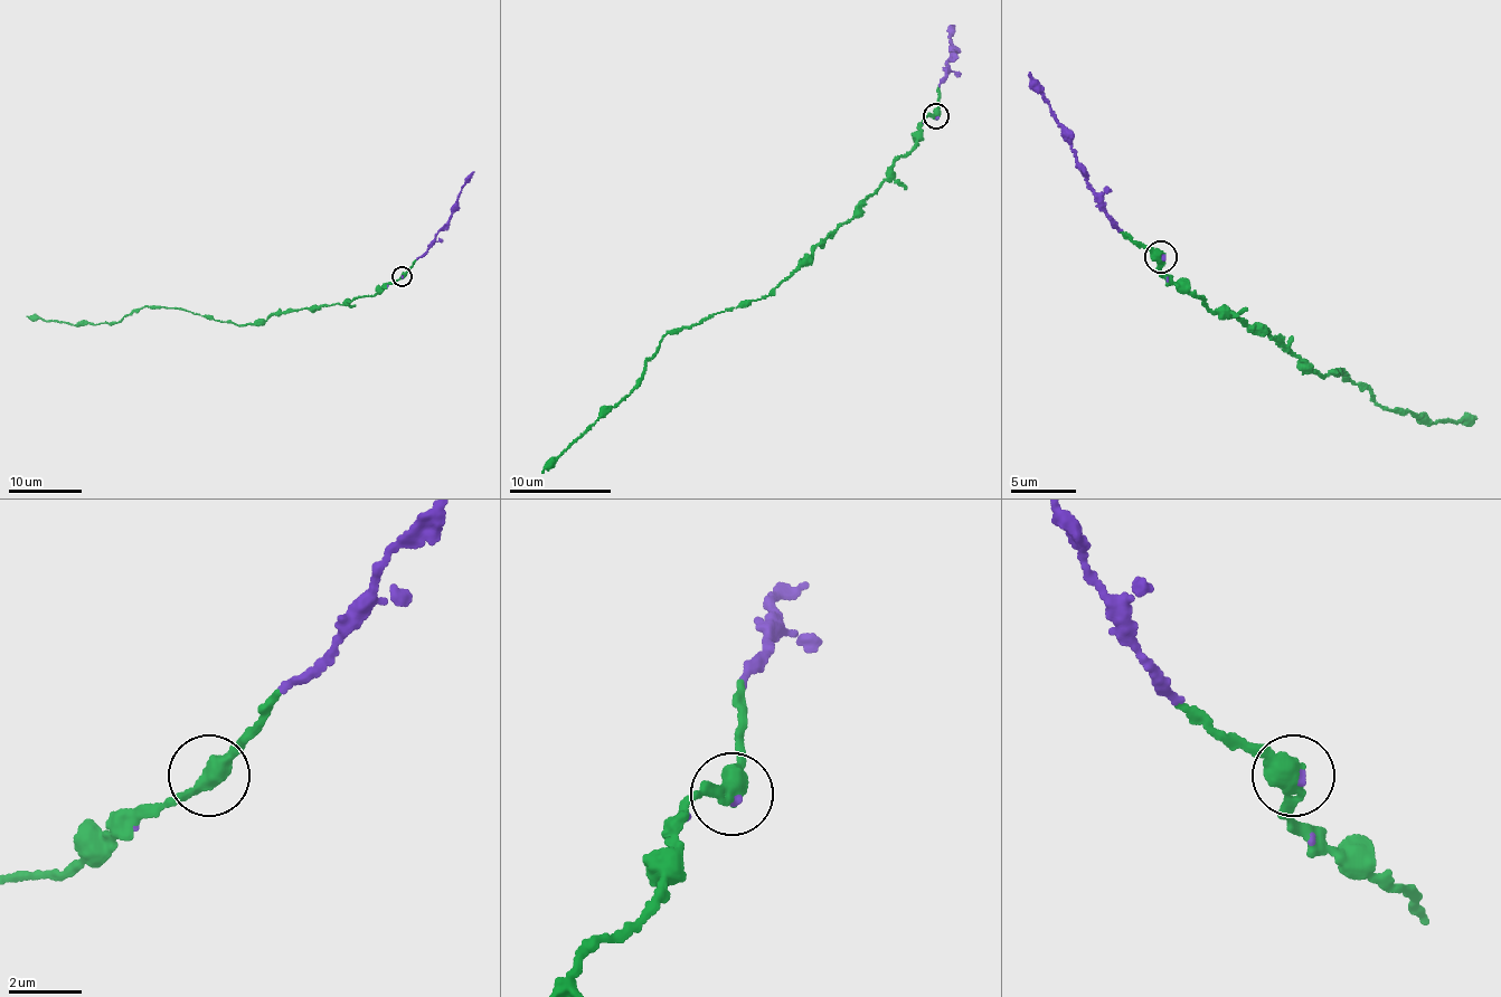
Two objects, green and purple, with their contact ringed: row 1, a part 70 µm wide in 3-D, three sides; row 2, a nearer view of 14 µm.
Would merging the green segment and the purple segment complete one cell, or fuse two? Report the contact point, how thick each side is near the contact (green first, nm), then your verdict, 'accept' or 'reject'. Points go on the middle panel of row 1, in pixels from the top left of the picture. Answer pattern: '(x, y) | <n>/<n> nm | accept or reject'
(936, 116) | 400/190 nm | accept

